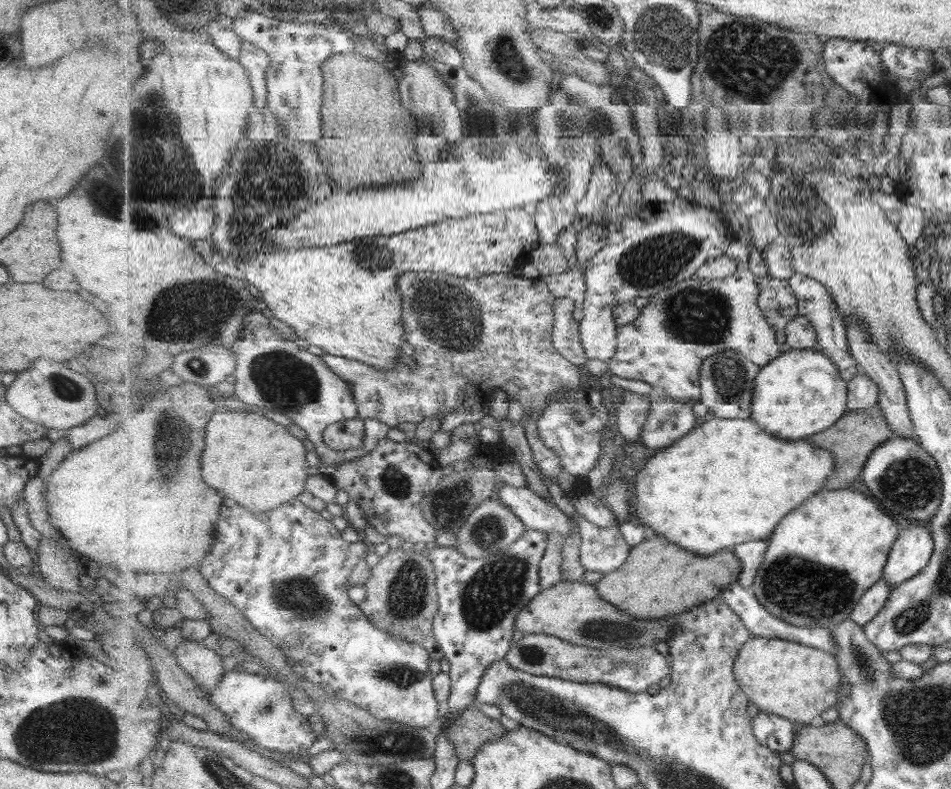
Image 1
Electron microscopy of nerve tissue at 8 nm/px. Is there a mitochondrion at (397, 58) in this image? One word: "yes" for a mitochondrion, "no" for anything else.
no

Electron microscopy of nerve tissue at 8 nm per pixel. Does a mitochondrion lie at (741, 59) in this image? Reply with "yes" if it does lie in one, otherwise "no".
yes

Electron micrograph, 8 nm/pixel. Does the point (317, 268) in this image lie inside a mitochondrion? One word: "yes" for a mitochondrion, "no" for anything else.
no

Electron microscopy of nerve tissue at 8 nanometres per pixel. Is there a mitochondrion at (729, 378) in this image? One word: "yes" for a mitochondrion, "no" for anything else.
yes

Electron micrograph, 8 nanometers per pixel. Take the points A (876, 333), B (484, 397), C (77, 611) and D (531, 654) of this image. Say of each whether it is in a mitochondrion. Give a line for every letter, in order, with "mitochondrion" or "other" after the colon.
A: other
B: other
C: other
D: mitochondrion

